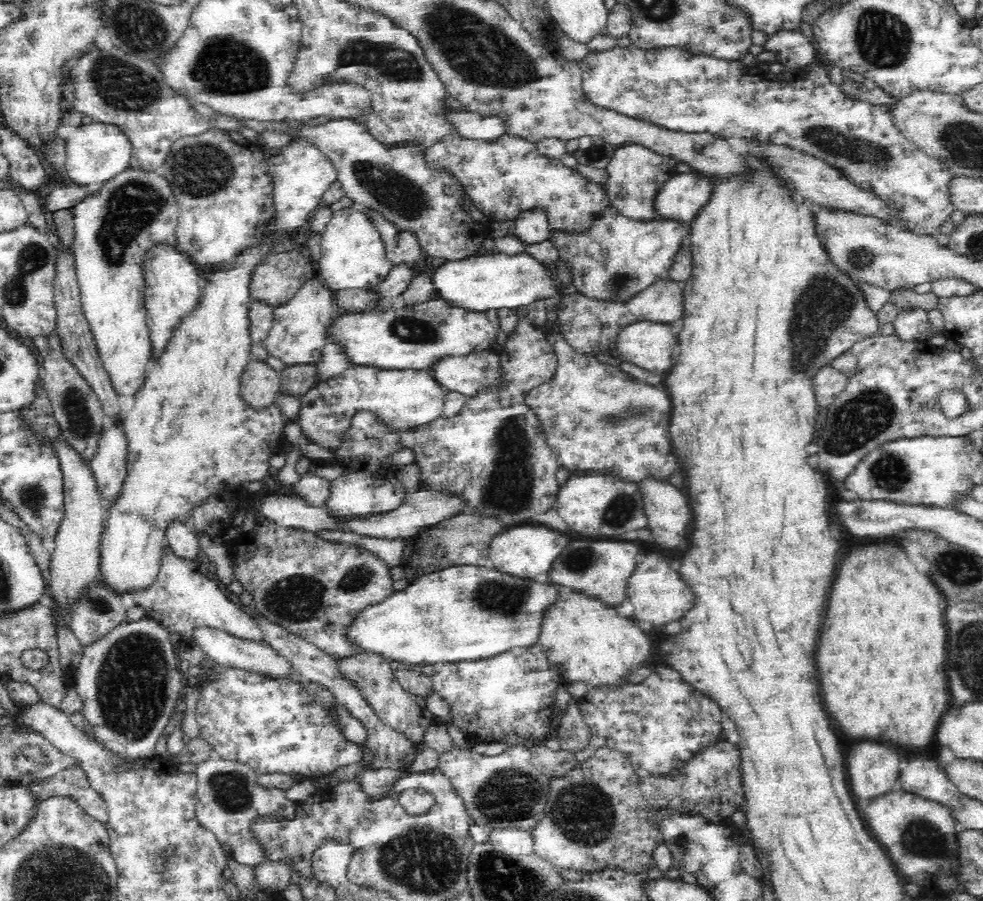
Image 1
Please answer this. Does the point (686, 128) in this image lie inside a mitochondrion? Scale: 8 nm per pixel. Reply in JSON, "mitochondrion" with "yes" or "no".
{"mitochondrion":"no"}

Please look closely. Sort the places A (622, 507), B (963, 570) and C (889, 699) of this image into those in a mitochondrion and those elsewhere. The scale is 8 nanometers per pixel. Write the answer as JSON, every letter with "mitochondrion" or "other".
{"A":"mitochondrion","B":"mitochondrion","C":"other"}

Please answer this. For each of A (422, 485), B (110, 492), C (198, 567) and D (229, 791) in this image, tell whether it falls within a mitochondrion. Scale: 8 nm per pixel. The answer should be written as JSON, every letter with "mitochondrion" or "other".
{"A":"other","B":"other","C":"other","D":"mitochondrion"}

